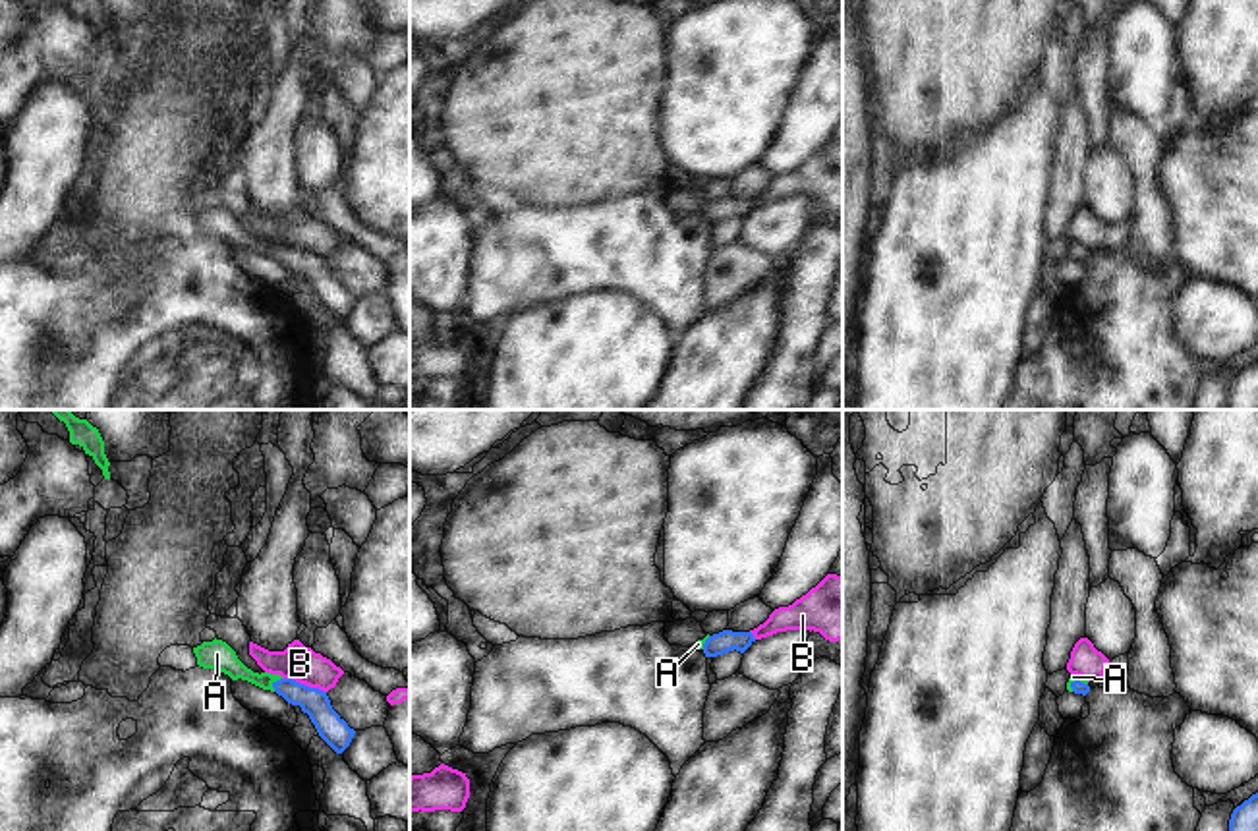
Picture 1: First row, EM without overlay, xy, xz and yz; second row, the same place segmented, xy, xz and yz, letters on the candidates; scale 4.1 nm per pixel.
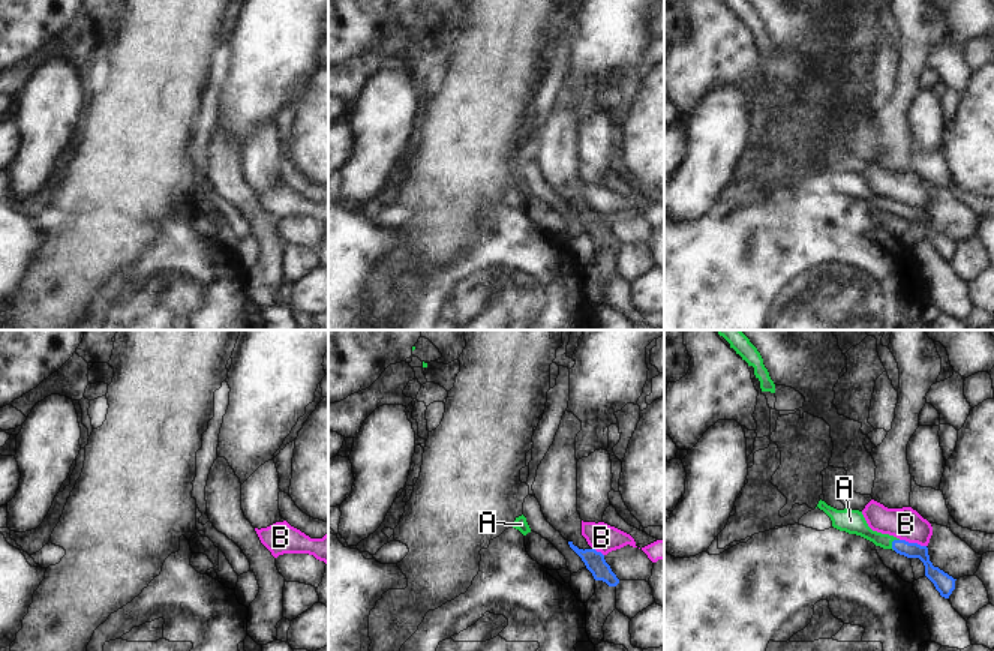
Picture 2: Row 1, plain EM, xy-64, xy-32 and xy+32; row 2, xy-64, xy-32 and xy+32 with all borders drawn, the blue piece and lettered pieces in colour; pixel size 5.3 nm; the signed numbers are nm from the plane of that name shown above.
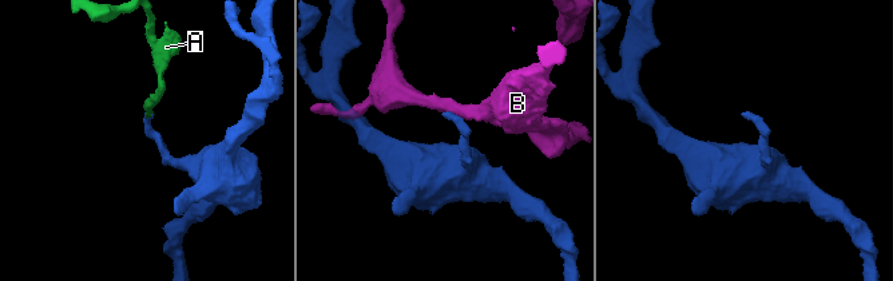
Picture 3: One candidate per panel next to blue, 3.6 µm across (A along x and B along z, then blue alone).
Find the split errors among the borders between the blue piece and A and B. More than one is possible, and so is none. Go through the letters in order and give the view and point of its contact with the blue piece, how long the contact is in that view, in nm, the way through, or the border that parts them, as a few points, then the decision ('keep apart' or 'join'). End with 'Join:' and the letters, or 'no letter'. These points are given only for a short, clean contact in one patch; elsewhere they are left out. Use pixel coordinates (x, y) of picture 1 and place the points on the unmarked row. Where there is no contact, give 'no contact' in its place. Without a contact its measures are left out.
A: xy (273, 252) | 70 nm | across xy (314, 269), (273, 252), (234, 236), (221, 223) | join
B: xy (304, 252) | 200 nm | keep apart
Join: A

